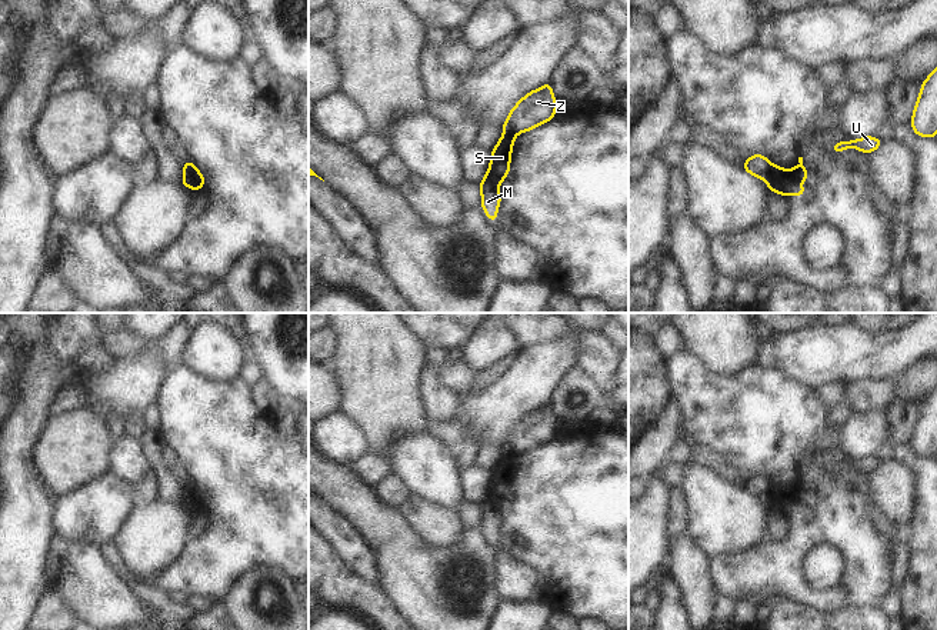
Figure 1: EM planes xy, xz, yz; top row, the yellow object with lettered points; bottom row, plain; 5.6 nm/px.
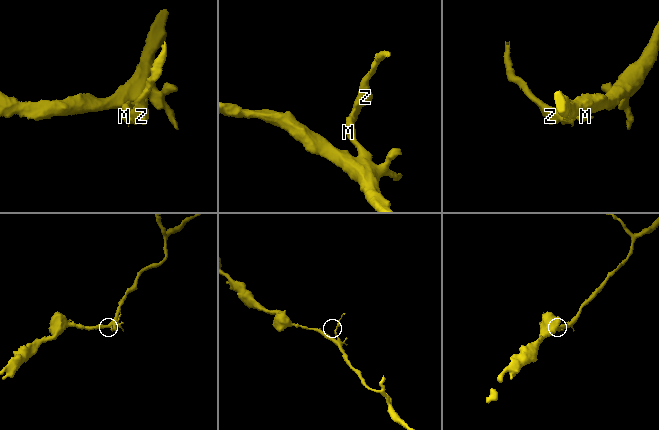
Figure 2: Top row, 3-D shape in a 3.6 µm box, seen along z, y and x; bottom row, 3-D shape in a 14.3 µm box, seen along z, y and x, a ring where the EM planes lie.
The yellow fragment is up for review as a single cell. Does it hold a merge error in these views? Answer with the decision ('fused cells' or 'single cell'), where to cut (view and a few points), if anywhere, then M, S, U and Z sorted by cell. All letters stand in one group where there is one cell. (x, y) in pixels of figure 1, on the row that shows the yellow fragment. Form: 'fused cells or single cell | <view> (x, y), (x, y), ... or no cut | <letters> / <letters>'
fused cells | xy (184, 173), (190, 173), (202, 187) | M S U / Z

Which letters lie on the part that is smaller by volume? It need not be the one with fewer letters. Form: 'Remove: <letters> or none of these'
Remove: Z

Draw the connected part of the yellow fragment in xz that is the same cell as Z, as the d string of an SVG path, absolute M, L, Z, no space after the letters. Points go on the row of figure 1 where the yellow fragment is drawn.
M550 81L540 89L527 93L510 111L501 126L504 133L518 134L528 131L554 119L558 101L553 99Z

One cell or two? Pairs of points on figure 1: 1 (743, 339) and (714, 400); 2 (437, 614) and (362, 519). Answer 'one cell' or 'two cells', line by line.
1: two cells
2: one cell

